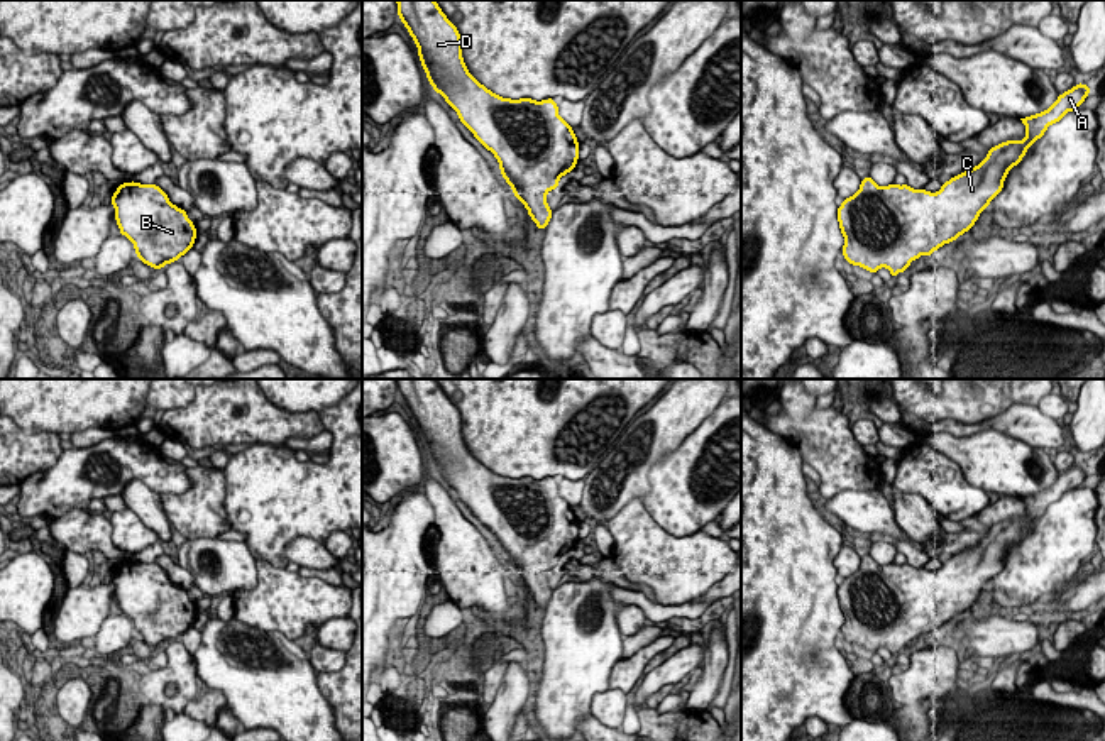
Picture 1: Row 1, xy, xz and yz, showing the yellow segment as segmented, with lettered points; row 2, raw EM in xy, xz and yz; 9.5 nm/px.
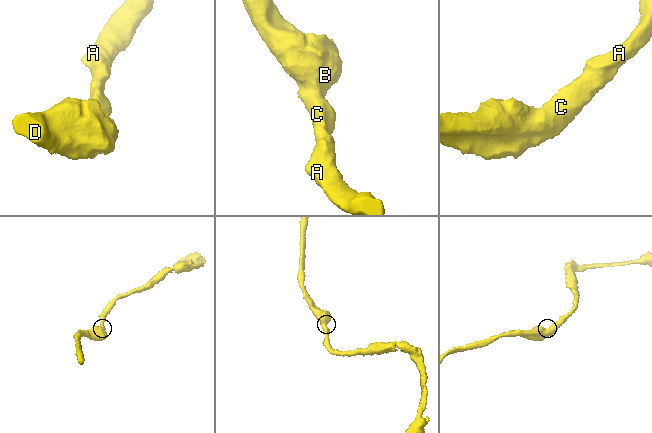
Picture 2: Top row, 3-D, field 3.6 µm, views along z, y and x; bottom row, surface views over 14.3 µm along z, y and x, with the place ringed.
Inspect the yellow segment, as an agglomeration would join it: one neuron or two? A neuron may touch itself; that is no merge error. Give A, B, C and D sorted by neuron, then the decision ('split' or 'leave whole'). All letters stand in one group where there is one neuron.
groups A B C D; leave whole

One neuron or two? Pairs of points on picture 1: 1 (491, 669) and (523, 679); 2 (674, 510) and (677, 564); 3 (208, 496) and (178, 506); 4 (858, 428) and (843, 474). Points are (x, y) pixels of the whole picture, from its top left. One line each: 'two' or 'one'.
1: two
2: two
3: one
4: two

